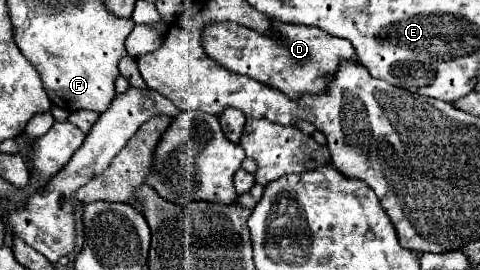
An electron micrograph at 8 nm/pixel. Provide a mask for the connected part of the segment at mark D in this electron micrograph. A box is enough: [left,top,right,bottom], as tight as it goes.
[203,18,357,100]

